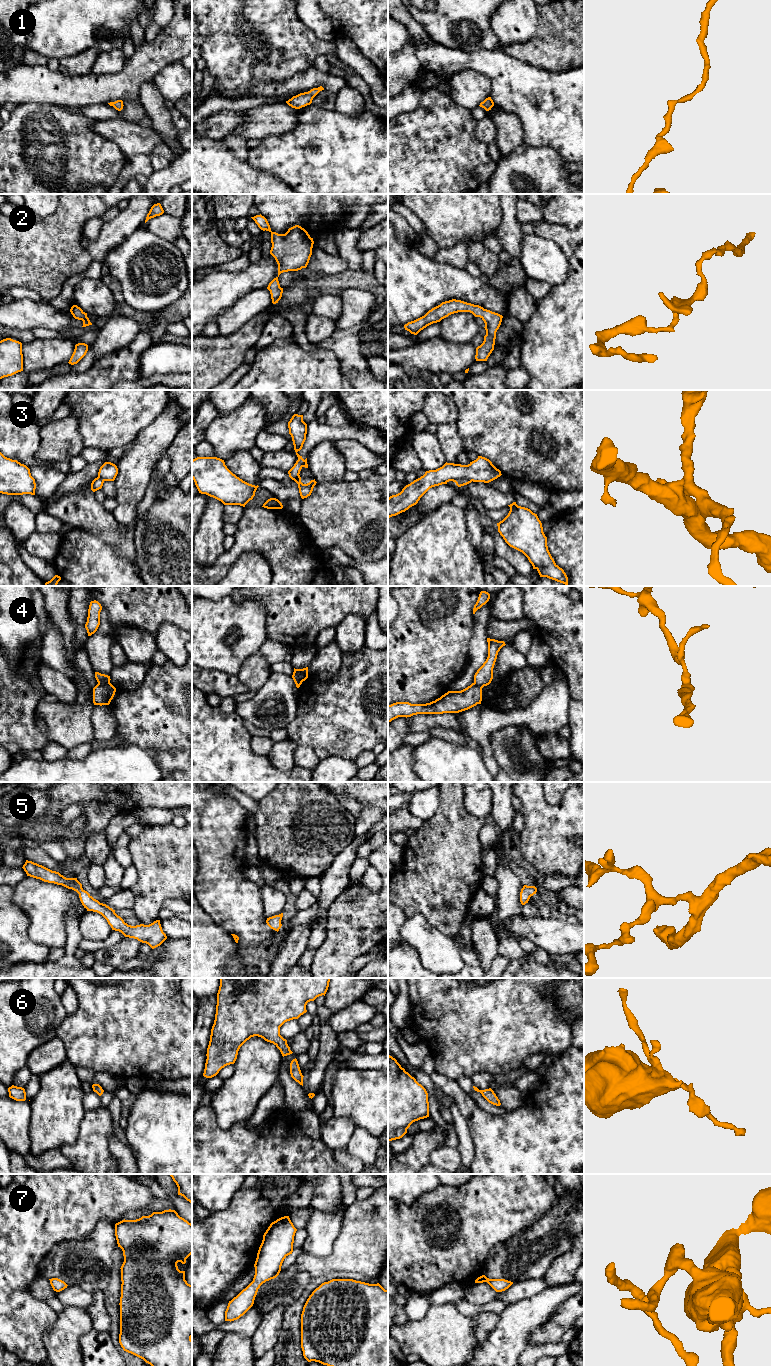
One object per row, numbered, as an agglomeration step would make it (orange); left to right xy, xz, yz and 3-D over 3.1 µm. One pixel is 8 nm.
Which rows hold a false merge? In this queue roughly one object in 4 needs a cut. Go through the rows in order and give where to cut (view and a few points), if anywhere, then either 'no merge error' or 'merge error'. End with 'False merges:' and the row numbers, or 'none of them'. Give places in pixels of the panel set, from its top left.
1: no cut; no merge error
2: no cut; no merge error
3: cut in yz along (471, 480), (460, 479), (455, 482); merge error
4: cut in xz along (293, 673), (302, 673), (307, 677); merge error
5: no cut; no merge error
6: no cut; no merge error
7: no cut; no merge error
False merges: 3, 4

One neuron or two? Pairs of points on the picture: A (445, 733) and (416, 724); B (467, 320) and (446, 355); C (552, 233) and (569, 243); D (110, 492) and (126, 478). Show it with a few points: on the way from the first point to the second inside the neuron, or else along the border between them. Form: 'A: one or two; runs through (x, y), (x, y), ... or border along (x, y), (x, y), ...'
A: two; border along (455, 729), (432, 727), (426, 731)
B: two; border along (439, 336), (453, 343), (470, 343)
C: one; runs through (556, 233), (565, 239)
D: two; border along (113, 481), (115, 498)

